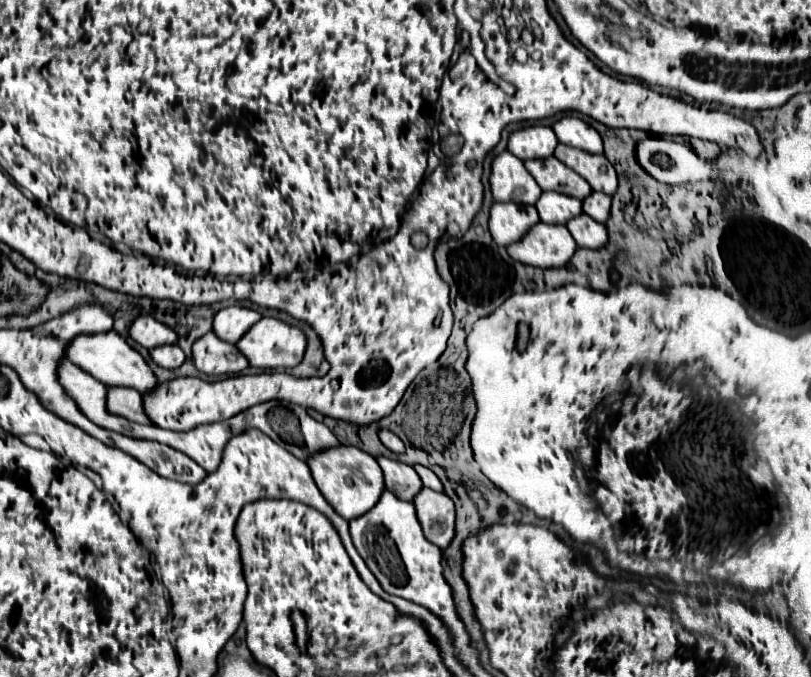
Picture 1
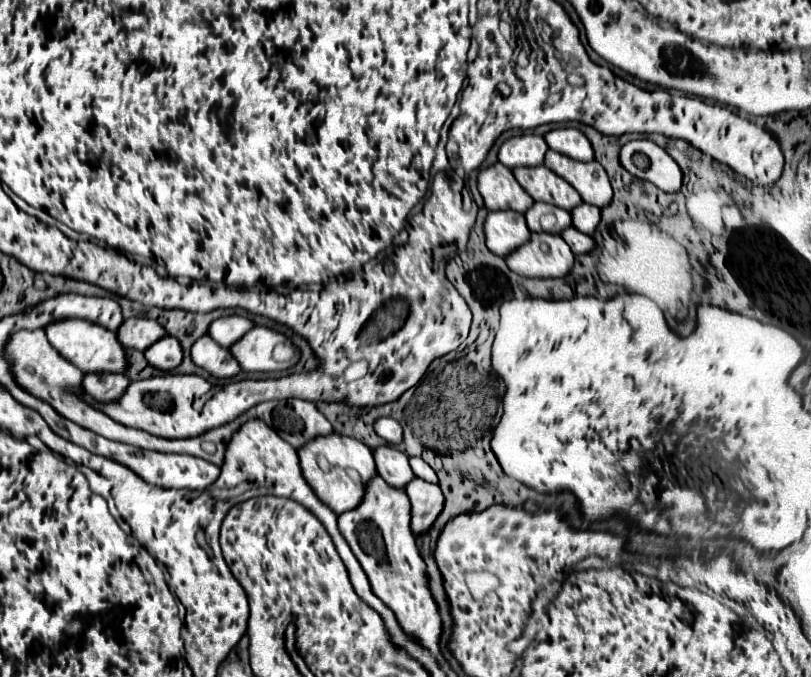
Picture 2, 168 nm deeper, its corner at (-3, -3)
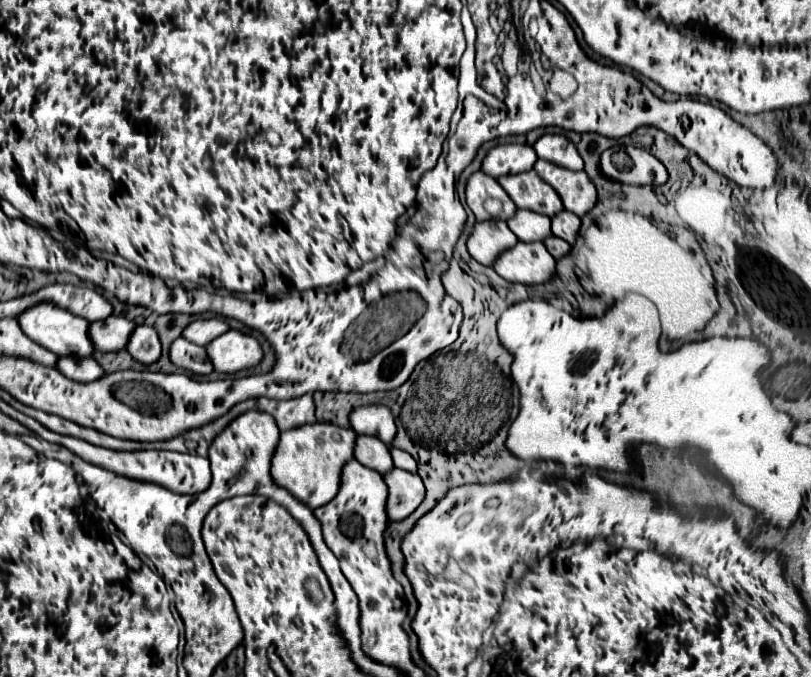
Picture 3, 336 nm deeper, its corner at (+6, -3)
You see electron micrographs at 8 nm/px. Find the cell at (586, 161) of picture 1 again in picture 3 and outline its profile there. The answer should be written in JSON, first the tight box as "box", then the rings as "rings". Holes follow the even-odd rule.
{"box":[535,159,597,217],"rings":[[[537,159],[535,171],[547,181],[561,197],[567,211],[583,217],[597,203],[597,191],[593,181],[583,171],[569,171],[555,163]]]}

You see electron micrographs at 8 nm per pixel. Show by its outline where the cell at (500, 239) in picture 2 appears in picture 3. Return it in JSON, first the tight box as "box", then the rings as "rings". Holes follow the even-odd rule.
{"box":[467,219,519,265],"rings":[[[489,219],[489,221],[479,221],[473,227],[473,233],[467,239],[467,249],[471,257],[483,265],[491,265],[499,253],[511,249],[519,239],[511,229],[507,227],[505,221],[499,219]]]}

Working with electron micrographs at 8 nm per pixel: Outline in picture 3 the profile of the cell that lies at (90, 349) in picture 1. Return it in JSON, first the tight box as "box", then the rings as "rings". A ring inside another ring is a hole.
{"box":[17,303,95,357],"rings":[[[39,303],[37,307],[31,307],[21,313],[17,321],[29,339],[49,351],[55,351],[59,357],[91,357],[95,353],[95,345],[91,345],[91,337],[87,337],[89,321],[69,313],[67,309],[55,307],[53,303]]]}

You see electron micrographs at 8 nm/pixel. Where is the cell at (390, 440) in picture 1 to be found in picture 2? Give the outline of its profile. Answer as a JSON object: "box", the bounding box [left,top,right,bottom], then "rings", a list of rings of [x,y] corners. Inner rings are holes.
{"box":[374,417,402,445],"rings":[[[380,417],[374,425],[374,431],[390,445],[398,445],[402,441],[402,425],[392,417]]]}

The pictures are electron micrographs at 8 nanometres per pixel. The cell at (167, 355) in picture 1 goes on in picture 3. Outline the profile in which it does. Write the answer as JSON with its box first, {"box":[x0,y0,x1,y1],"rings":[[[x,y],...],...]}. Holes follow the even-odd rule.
{"box":[127,325,161,365],"rings":[[[139,325],[131,335],[127,351],[131,353],[133,359],[137,359],[143,365],[151,365],[151,363],[159,361],[161,345],[159,345],[159,337],[157,337],[155,329],[151,329],[147,325]]]}

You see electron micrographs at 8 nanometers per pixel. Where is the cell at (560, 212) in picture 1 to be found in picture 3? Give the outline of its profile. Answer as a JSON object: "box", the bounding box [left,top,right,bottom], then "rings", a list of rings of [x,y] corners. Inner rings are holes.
{"box":[509,209,551,241],"rings":[[[519,209],[509,221],[509,229],[519,237],[519,241],[545,241],[551,237],[551,219],[541,213],[531,213],[529,209]]]}

